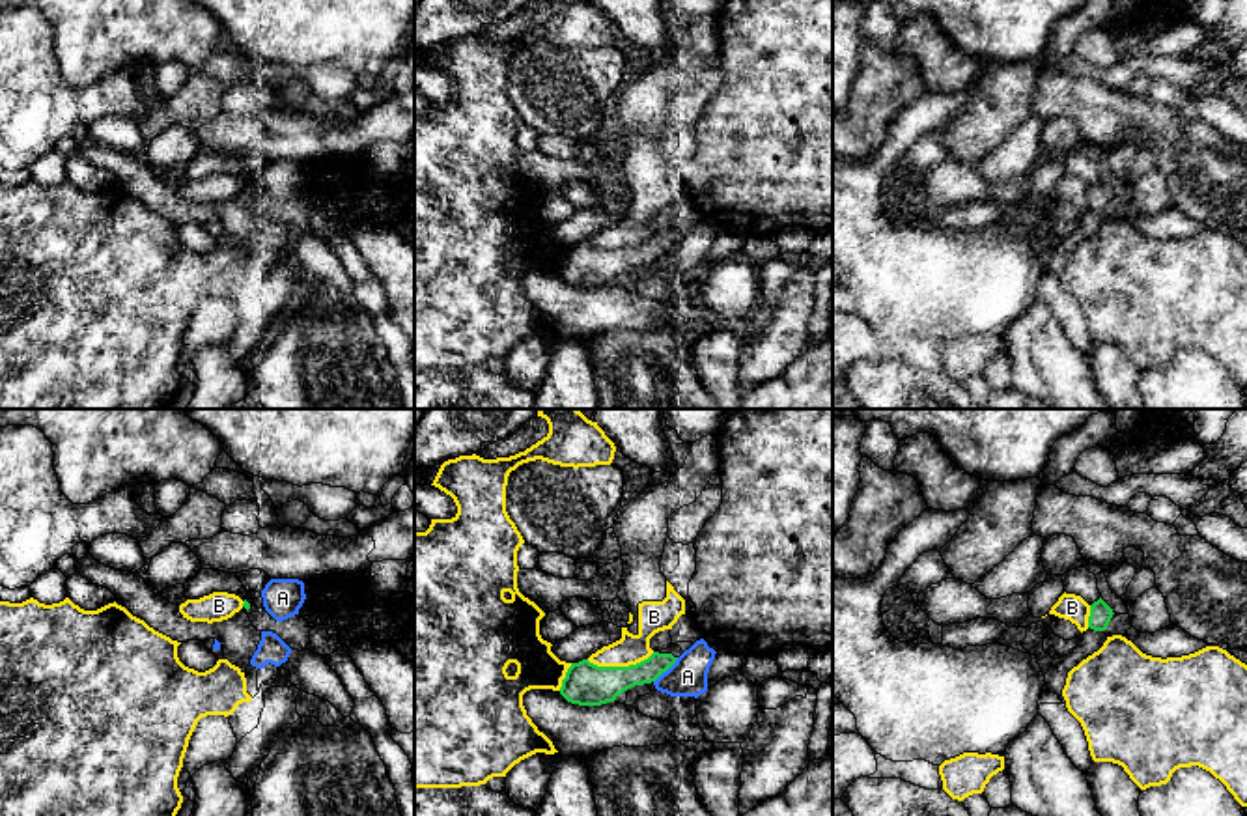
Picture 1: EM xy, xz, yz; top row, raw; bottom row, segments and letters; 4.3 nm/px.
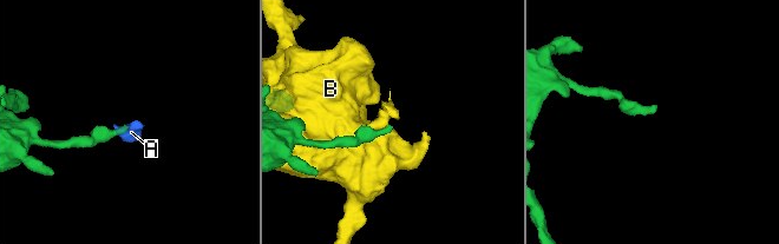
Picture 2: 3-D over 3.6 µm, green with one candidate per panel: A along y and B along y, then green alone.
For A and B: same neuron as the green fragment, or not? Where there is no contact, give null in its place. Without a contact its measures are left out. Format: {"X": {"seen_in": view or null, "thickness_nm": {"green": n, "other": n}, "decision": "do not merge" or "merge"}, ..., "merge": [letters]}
{"A": {"seen_in": "xz", "thickness_nm": {"green": 140, "other": 170}, "decision": "do not merge"}, "B": {"seen_in": "xz", "thickness_nm": {"green": 190, "other": 130}, "decision": "do not merge"}, "merge": []}

